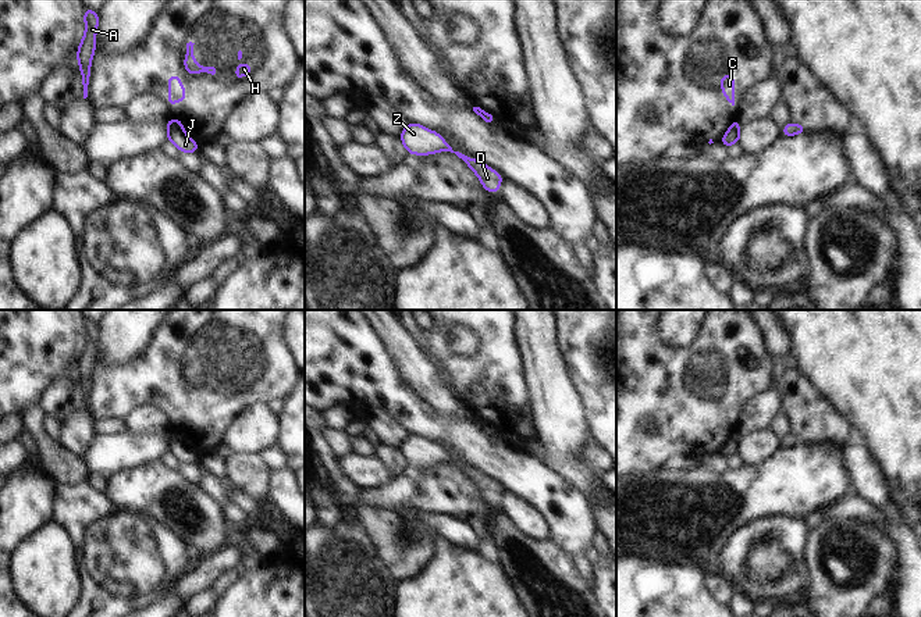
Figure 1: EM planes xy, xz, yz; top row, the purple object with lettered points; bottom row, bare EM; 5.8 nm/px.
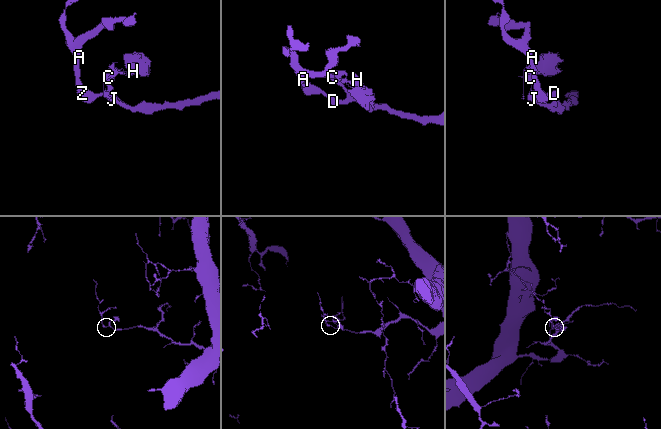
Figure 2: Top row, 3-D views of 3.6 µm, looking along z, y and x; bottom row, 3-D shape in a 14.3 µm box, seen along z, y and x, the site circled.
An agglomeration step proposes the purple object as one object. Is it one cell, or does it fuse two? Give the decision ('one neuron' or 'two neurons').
two neurons

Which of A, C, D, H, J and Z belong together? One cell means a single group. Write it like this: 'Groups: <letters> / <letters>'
Groups: A D J Z / C H

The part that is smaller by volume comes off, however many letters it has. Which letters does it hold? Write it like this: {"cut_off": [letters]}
{"cut_off": ["C", "H"]}

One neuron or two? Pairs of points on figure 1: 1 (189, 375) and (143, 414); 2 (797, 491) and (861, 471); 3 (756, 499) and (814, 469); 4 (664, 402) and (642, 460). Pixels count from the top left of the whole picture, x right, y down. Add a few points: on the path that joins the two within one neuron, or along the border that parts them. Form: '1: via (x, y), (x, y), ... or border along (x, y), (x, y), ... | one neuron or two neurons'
1: border along (123, 418), (156, 406), (170, 430) | two neurons
2: border along (845, 445), (846, 467), (854, 484) | two neurons
3: via (770, 489), (800, 480) | one neuron
4: via (650, 416), (642, 424), (642, 446) | one neuron

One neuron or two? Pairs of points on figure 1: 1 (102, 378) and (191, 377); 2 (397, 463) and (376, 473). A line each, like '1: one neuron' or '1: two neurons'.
1: one neuron
2: two neurons

